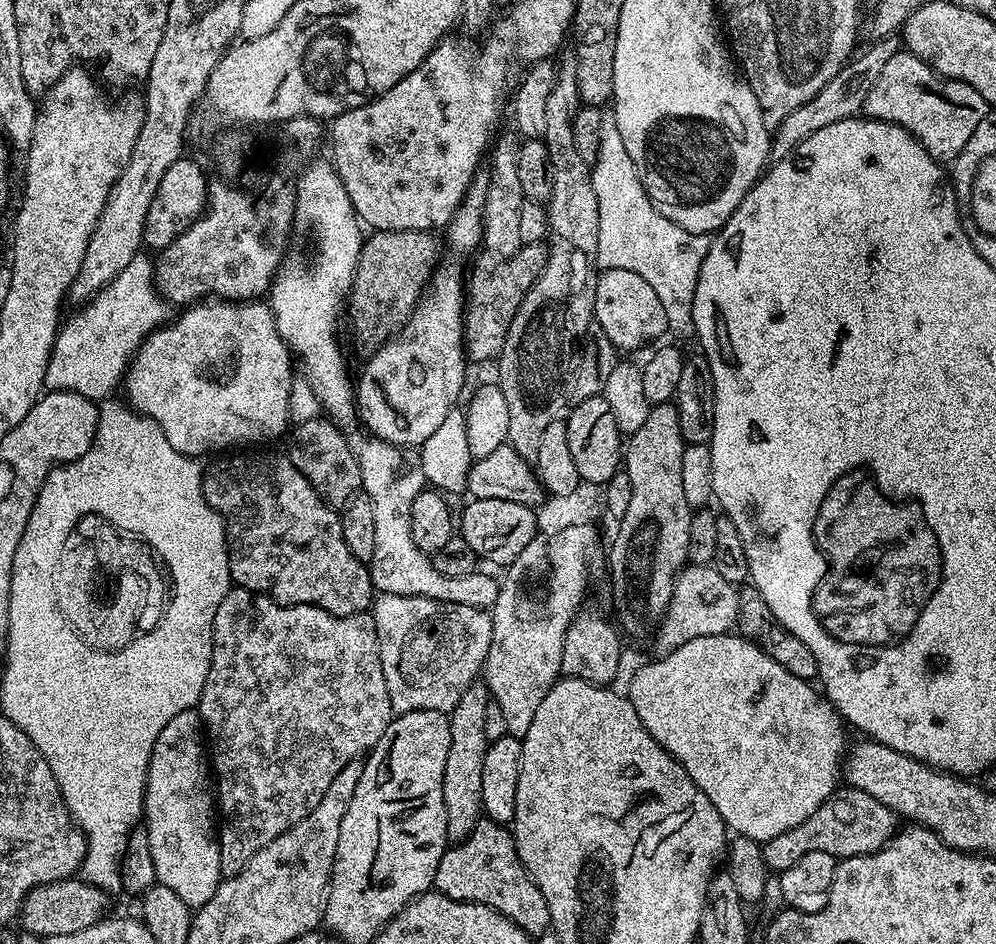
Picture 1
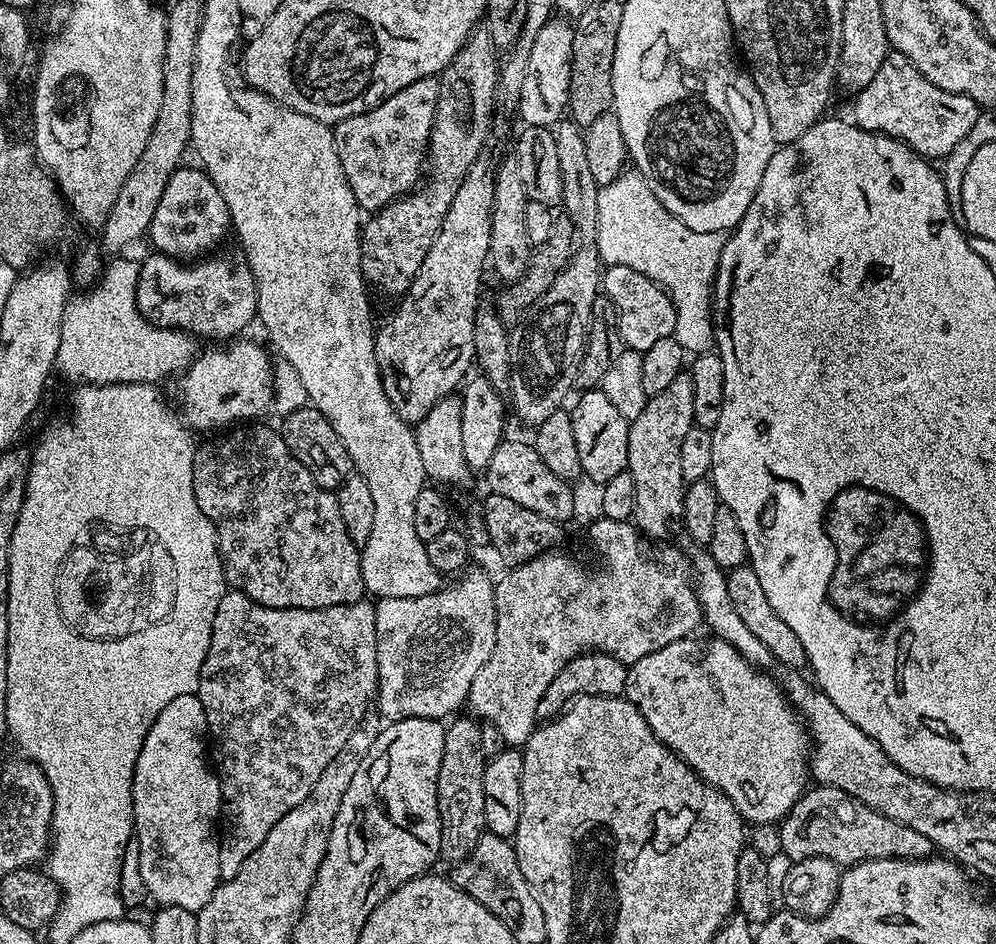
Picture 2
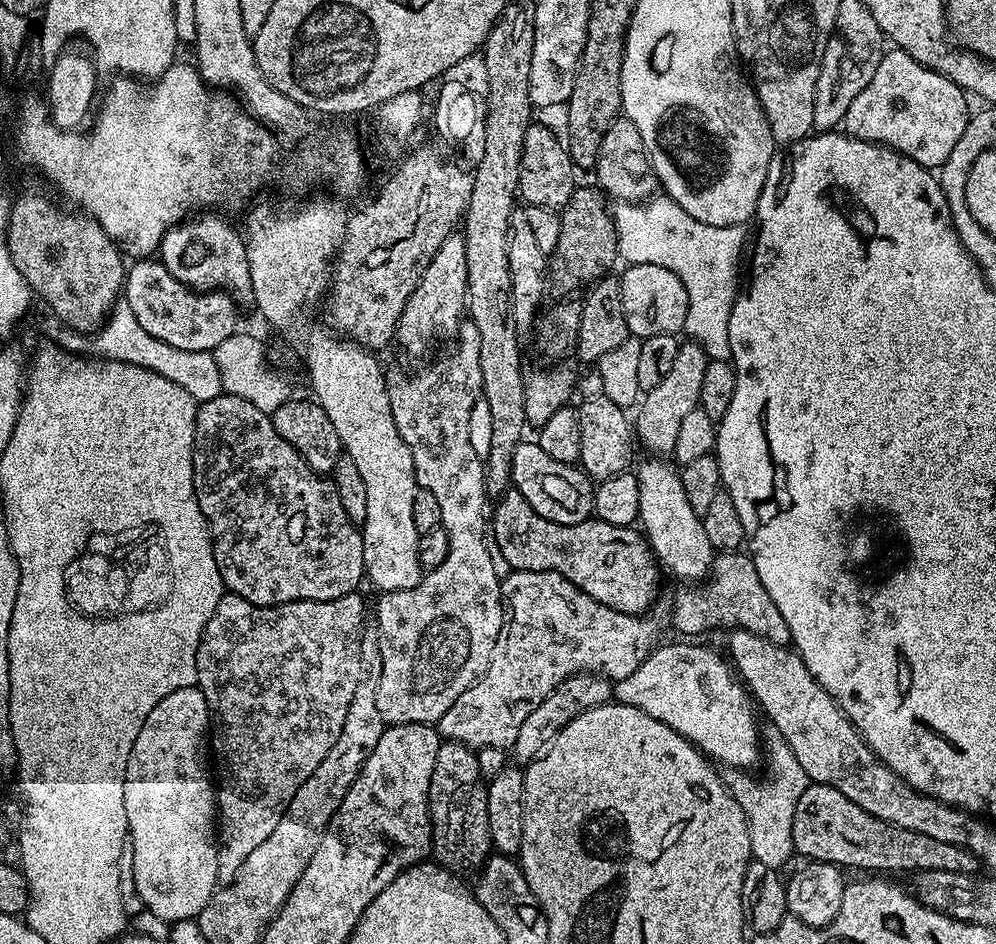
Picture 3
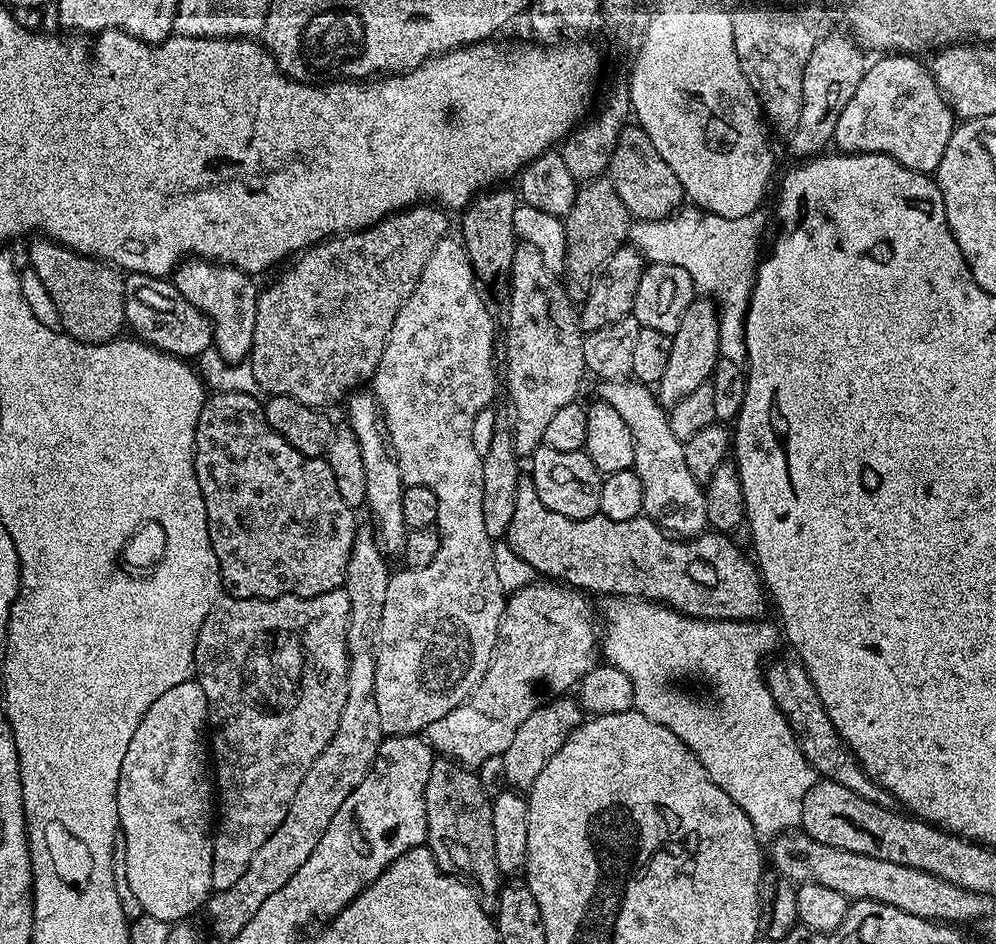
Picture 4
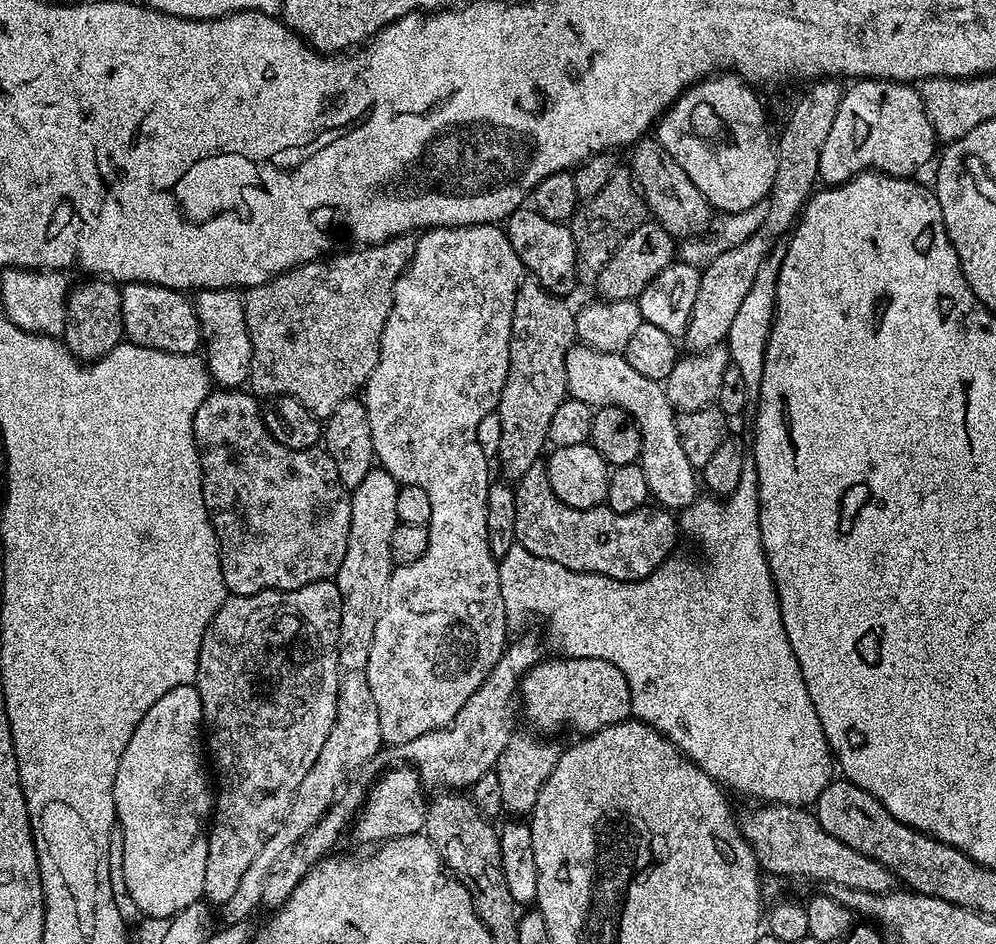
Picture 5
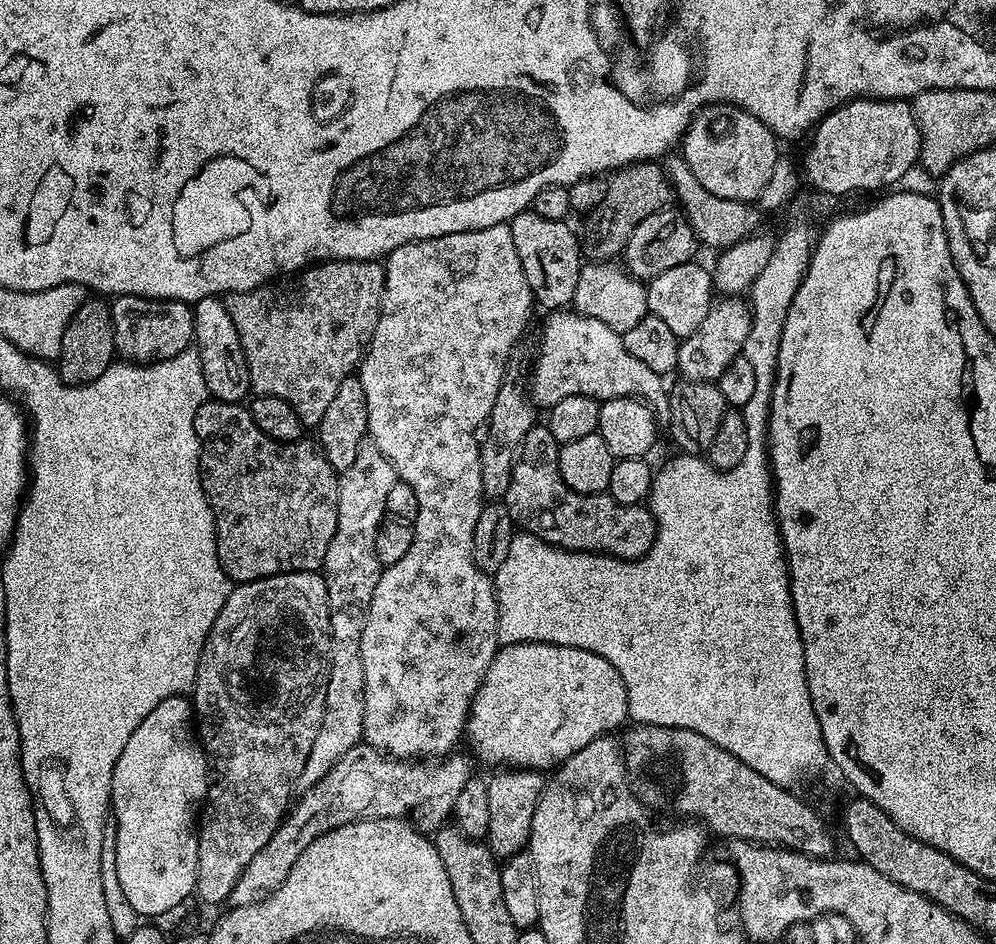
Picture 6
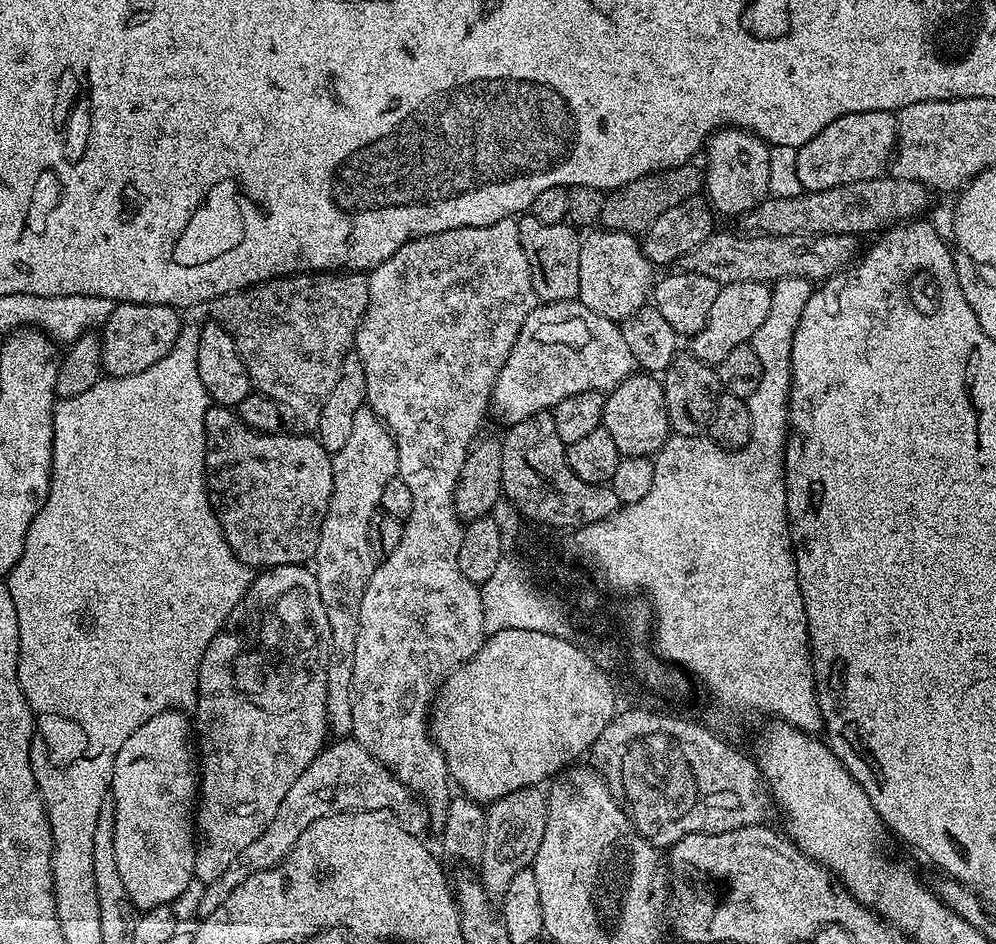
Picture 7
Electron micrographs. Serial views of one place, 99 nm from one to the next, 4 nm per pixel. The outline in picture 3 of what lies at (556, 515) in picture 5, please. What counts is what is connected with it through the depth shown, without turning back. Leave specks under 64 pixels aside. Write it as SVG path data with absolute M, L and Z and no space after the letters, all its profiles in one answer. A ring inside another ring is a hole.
M509 487L495 504L496 513L490 516L490 536L498 550L502 550L502 558L506 558L509 569L517 572L557 572L590 594L590 598L602 602L602 606L610 606L610 610L618 610L622 614L639 616L647 613L647 608L655 602L661 569L652 555L652 547L635 527L610 526L595 518L577 524L550 522L550 518L542 518L542 514L538 514L538 510L534 510L534 506L530 506L530 502L526 502L520 491L513 487ZM740 550L719 553L712 561L712 570L706 577L706 583L689 588L692 588L689 592L677 594L676 605L672 608L672 620L684 635L681 637L696 638L699 632L708 632L711 628L741 628L750 634L758 634L758 638L766 638L766 642L791 645L790 626L786 626L786 618L782 618L766 586L762 586L762 578L758 578L758 570L754 570L751 555Z

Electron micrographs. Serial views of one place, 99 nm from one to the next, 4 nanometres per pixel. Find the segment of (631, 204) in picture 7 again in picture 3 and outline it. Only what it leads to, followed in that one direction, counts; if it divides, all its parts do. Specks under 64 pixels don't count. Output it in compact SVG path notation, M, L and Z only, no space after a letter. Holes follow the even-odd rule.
M577 187L570 202L559 213L558 246L554 246L550 253L550 280L564 292L572 292L580 287L583 289L589 282L603 277L607 273L604 271L618 260L616 221L609 201L603 191L592 188Z

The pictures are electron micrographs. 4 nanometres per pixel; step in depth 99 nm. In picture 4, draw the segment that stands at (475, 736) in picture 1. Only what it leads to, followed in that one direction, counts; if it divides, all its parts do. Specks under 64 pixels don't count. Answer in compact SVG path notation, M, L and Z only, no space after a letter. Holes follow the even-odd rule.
M436 758L432 761L432 769L430 770L430 778L426 782L426 818L428 819L428 839L427 847L431 848L432 855L436 857L437 864L445 870L451 870L455 875L462 877L468 881L480 897L480 902L484 909L491 911L496 901L499 899L502 887L502 875L498 870L498 862L494 859L494 822L492 821L492 801L488 795L482 790L482 782L479 775L471 767L456 763L455 760L447 758Z

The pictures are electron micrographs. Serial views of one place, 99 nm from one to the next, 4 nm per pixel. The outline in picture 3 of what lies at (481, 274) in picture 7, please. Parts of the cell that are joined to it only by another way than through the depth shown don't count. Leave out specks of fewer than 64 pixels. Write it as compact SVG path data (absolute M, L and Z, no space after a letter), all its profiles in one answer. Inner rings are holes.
M448 356L445 360L437 362L433 368L428 368L425 372L420 372L417 376L403 376L400 372L389 371L386 376L388 382L388 393L390 394L390 406L394 414L394 426L398 426L398 434L406 446L410 446L410 458L414 458L414 474L416 483L419 487L430 490L434 498L438 498L438 506L442 510L440 527L446 530L450 538L450 550L446 554L442 566L434 570L424 572L421 575L418 586L410 590L398 590L397 592L386 592L379 597L380 601L376 604L376 617L374 623L378 630L378 642L380 643L380 653L382 654L382 674L378 682L378 711L382 713L385 725L393 724L430 724L435 725L437 720L458 702L458 694L462 694L471 686L481 674L488 669L490 654L494 654L494 646L501 628L504 627L506 619L506 609L502 603L500 595L500 582L502 577L494 574L494 565L490 562L490 543L489 533L486 531L486 512L484 516L484 503L490 500L487 490L484 488L484 461L474 452L470 446L469 419L470 412L474 404L482 398L482 370L475 366L470 366L464 360L459 360L456 356Z

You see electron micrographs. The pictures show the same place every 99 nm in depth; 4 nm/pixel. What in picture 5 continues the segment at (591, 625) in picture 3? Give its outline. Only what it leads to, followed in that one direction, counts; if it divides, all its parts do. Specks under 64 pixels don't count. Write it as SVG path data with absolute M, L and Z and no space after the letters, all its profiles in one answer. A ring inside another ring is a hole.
M524 636L521 640L515 640L505 647L482 686L478 686L478 690L470 694L466 706L462 706L462 710L454 714L445 728L430 730L395 749L396 756L400 759L397 761L407 762L415 768L425 789L437 784L437 789L440 790L468 790L474 782L478 782L478 778L482 778L482 774L495 769L502 750L506 750L514 734L508 711L512 704L514 708L520 679L542 659L534 637Z

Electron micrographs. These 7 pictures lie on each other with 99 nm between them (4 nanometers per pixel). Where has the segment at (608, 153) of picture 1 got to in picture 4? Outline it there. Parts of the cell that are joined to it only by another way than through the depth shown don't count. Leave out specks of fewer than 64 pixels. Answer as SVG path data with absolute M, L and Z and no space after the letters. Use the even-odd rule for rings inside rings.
M688 206L679 214L667 216L664 220L636 222L630 228L631 243L645 261L682 266L682 270L690 274L697 293L716 301L720 314L721 357L741 365L748 359L744 341L744 323L748 313L748 303L752 297L752 284L756 281L756 270L762 252L759 252L748 240L736 240L725 250L721 260L708 260L708 228L760 228L764 224L762 213L763 211L757 210L742 218L731 220L711 215L695 206Z

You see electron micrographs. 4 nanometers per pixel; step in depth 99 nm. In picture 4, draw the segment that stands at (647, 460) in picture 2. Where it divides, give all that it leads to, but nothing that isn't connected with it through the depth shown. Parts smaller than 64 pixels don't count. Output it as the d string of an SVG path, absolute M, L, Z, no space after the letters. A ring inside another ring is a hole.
M711 298L692 300L690 306L686 306L686 314L682 314L682 323L671 337L670 358L658 385L658 399L668 410L698 386L709 383L716 362L721 359L720 314L716 301Z

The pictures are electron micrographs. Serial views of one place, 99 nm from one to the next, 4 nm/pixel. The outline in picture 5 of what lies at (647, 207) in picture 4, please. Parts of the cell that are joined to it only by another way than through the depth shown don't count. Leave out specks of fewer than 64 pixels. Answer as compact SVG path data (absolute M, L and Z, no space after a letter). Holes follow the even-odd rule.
M641 138L631 145L632 168L630 175L636 181L636 187L648 205L651 219L661 224L665 230L677 238L692 236L688 238L700 238L700 235L712 224L714 209L712 203L690 182L686 170L666 154L666 150L655 138Z

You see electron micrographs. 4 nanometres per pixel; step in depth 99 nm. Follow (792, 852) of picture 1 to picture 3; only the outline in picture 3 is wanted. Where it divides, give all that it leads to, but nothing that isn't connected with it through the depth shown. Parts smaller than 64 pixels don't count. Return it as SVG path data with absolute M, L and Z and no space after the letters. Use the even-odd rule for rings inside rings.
M809 783L806 794L798 798L798 810L794 810L792 846L795 855L805 856L805 861L834 864L844 870L869 868L872 874L915 874L926 870L975 873L978 868L976 856L970 854L970 850L882 822L882 818L874 818L874 814L866 814L862 806L850 802L846 794L825 784Z

